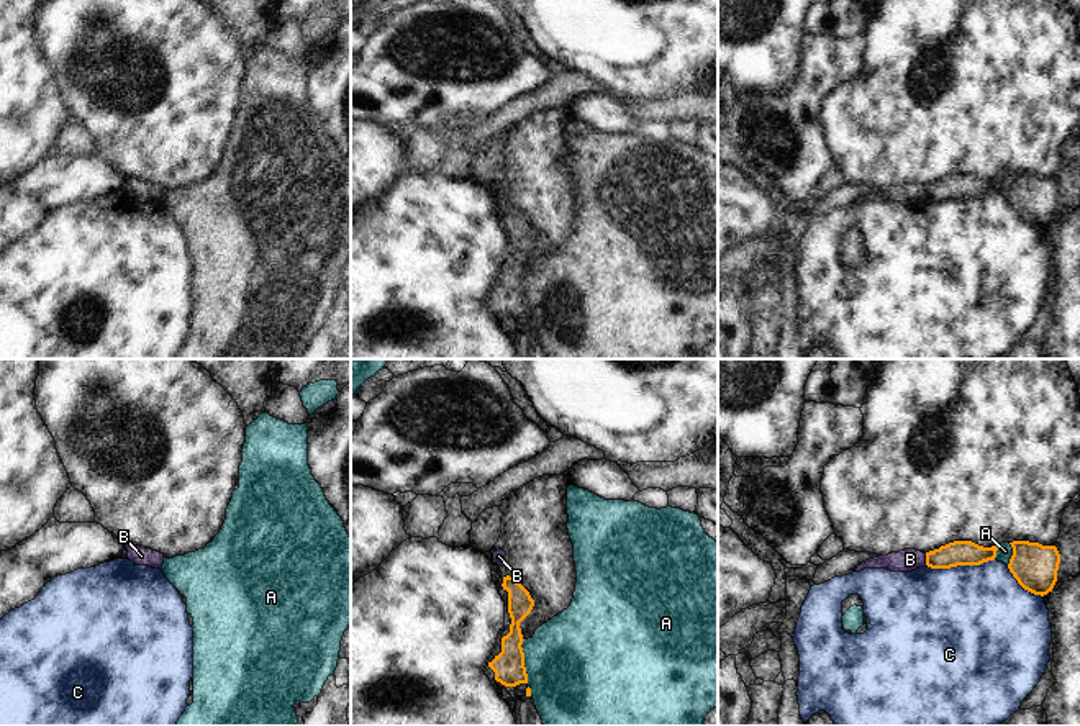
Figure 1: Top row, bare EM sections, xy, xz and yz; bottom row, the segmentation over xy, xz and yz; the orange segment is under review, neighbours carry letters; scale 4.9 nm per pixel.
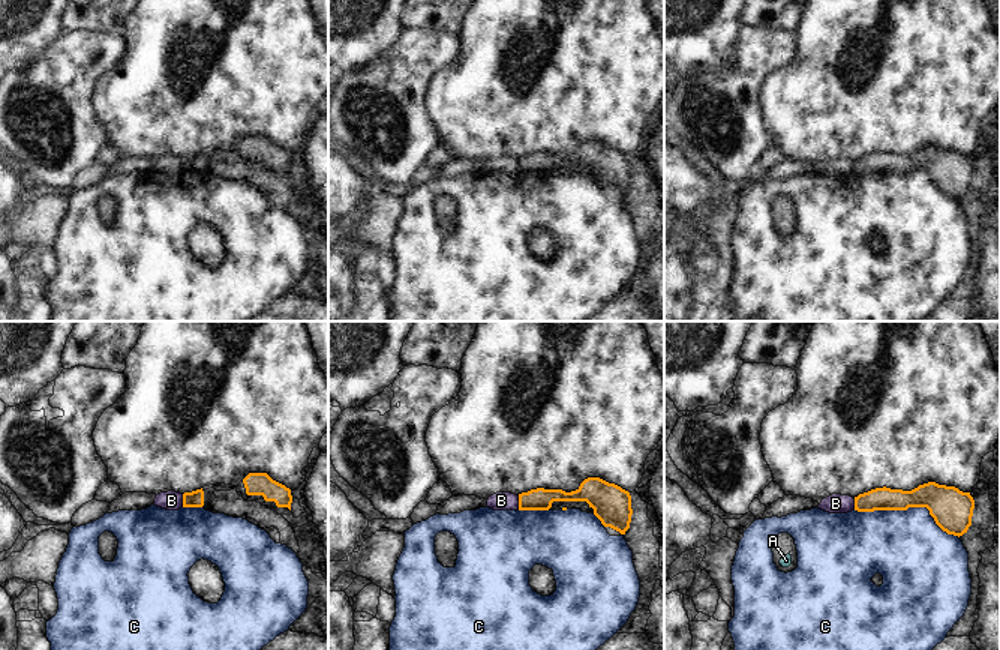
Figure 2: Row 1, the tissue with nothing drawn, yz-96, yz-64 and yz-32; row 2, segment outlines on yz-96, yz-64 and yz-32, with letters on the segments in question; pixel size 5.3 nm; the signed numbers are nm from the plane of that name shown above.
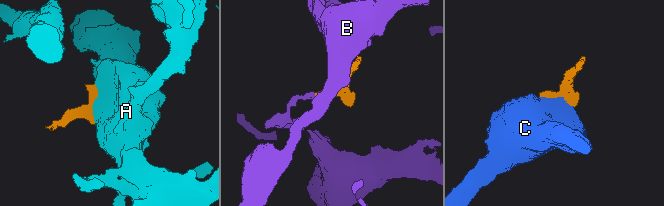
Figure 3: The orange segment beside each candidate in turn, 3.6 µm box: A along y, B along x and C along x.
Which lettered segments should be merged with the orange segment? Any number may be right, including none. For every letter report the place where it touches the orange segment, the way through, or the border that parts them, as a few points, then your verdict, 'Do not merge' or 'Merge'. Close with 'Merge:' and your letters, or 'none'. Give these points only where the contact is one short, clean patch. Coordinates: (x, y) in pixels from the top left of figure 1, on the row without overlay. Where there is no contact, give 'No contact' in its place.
A: Touches orange at xz (523, 294). Do not merge
B: Touches orange at yz (926, 192). Do not merge
C: Touches orange at yz (959, 197). Do not merge
Merge: none.

